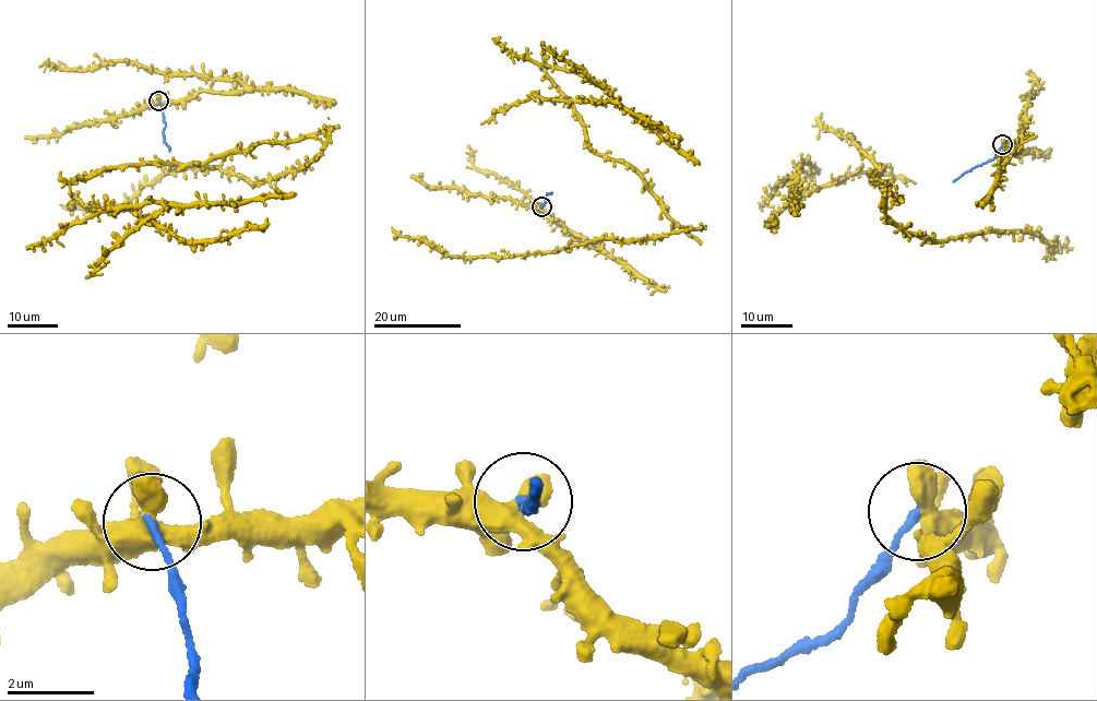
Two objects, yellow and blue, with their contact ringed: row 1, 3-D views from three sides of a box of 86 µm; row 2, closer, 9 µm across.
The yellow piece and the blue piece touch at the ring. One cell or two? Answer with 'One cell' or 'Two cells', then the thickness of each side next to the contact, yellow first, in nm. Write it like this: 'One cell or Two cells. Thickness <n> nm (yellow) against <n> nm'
Two cells. Thickness 480 nm (yellow) against 180 nm

